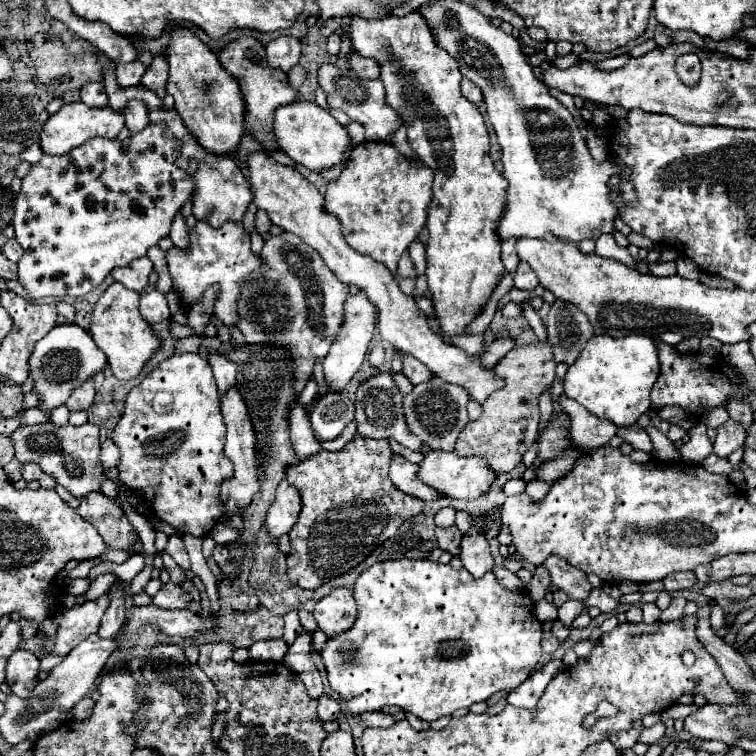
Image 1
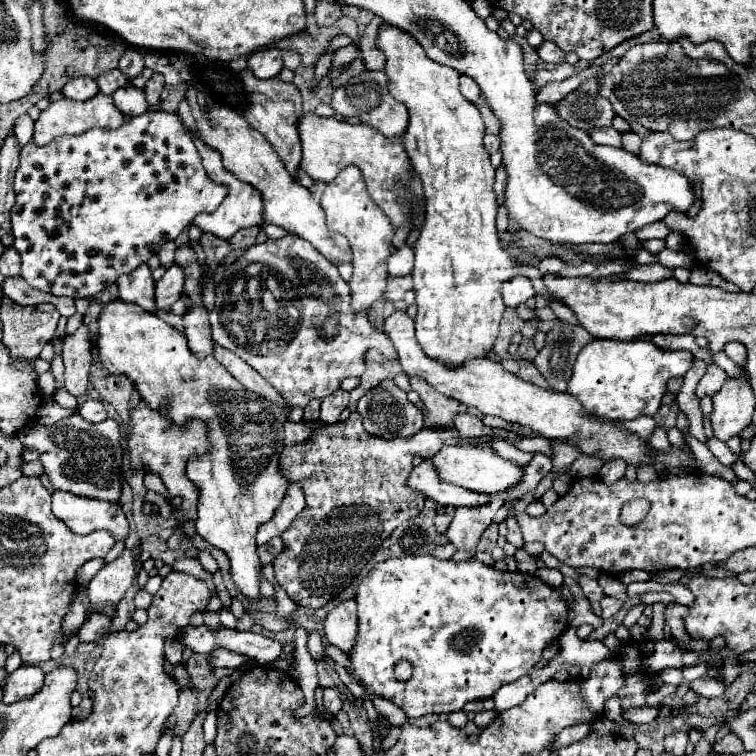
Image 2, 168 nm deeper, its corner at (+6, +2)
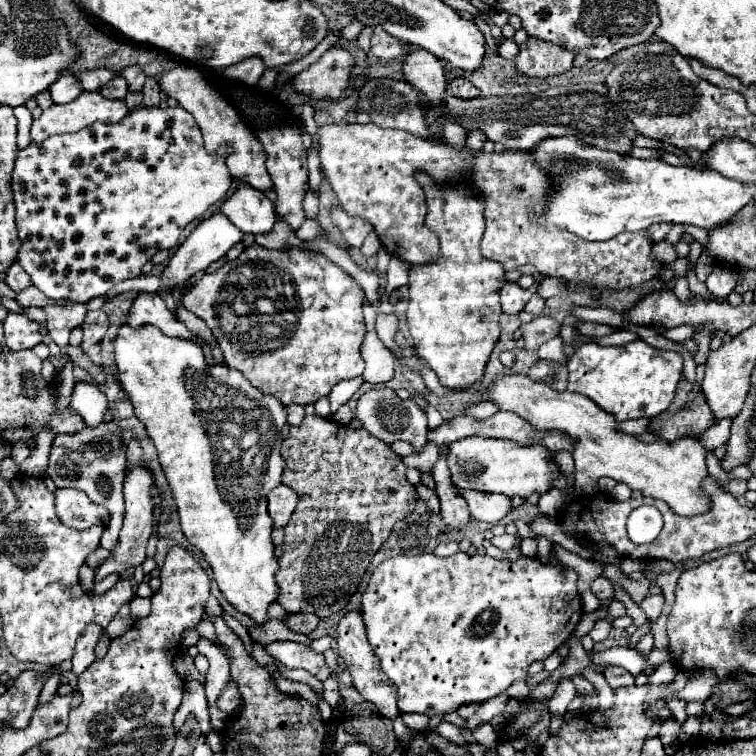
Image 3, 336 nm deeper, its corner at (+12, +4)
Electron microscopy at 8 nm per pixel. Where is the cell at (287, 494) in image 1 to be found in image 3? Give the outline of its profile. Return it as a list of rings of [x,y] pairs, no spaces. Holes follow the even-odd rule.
[[[278,485],[268,493],[266,499],[268,499],[268,513],[274,519],[274,527],[284,527],[298,505],[296,491],[288,485]]]

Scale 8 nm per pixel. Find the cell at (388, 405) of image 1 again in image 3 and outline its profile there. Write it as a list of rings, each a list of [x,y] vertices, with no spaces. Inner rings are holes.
[[[376,387],[366,391],[356,405],[356,421],[376,439],[384,443],[394,443],[394,441],[410,441],[416,451],[422,451],[426,445],[426,433],[428,433],[428,421],[426,413],[412,401],[412,399],[400,399],[396,391],[388,387]]]

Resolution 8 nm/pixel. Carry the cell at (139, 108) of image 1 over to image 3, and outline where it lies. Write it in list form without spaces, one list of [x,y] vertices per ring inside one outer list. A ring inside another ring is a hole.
[[[118,75],[112,83],[104,85],[100,89],[100,93],[106,97],[106,99],[118,99],[118,101],[124,101],[124,97],[128,95],[128,85],[124,83],[124,79]]]

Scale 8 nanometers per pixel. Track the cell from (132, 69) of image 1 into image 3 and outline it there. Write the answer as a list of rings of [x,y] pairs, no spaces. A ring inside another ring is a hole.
[[[94,69],[94,71],[84,71],[78,79],[80,79],[84,91],[98,91],[102,85],[110,83],[114,77],[116,77],[116,73],[110,69]]]

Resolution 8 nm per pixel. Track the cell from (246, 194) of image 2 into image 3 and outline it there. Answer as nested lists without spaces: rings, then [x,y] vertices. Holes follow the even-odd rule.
[[[240,183],[236,191],[220,205],[220,211],[244,233],[268,233],[274,225],[274,205],[264,195],[246,183]]]

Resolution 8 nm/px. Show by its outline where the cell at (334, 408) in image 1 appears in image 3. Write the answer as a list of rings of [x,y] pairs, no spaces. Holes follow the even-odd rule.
[[[356,377],[356,379],[350,379],[350,381],[340,381],[340,383],[330,391],[330,395],[328,395],[328,399],[330,399],[330,409],[336,411],[340,405],[348,403],[362,383],[364,383],[362,377]]]

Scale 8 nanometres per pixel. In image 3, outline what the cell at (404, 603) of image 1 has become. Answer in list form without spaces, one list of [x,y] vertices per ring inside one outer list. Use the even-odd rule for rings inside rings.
[[[462,551],[450,555],[450,557],[438,557],[432,553],[420,553],[420,555],[398,555],[392,559],[384,559],[372,573],[370,583],[366,591],[362,593],[362,619],[366,625],[368,643],[374,651],[374,655],[380,659],[382,671],[388,675],[388,679],[398,689],[398,709],[402,713],[424,713],[424,715],[446,715],[454,713],[464,703],[482,703],[490,697],[496,697],[498,693],[506,691],[514,681],[526,679],[528,667],[534,661],[544,661],[554,649],[558,649],[562,643],[566,643],[578,625],[582,615],[582,601],[576,591],[576,573],[572,569],[564,571],[564,565],[548,563],[542,565],[538,557],[520,557],[518,561],[510,563],[506,559],[492,559],[490,555],[466,555]]]

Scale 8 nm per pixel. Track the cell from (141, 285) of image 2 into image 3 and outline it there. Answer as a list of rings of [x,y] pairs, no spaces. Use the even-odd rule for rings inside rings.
[[[138,293],[132,299],[130,311],[128,311],[128,325],[140,327],[144,323],[158,327],[162,333],[170,337],[180,337],[180,339],[196,337],[174,317],[174,313],[166,307],[164,299],[158,293]]]

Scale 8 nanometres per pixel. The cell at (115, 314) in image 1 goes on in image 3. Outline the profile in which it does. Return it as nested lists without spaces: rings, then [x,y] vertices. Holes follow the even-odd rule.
[[[120,325],[114,339],[114,357],[118,379],[134,405],[134,413],[146,425],[158,449],[158,459],[170,483],[186,539],[204,553],[228,603],[252,617],[258,625],[266,623],[266,609],[278,597],[274,581],[278,563],[270,537],[272,519],[268,515],[266,495],[272,487],[282,483],[282,473],[286,469],[284,457],[280,455],[286,405],[274,395],[264,395],[260,389],[252,387],[240,371],[226,365],[210,367],[200,345],[188,339],[168,337],[150,325],[136,329]]]

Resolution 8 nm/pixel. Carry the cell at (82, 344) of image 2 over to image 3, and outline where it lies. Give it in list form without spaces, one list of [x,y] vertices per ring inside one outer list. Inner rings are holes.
[[[100,309],[100,311],[88,311],[86,313],[86,319],[82,323],[82,331],[84,331],[84,339],[82,339],[82,345],[80,349],[86,353],[92,345],[100,343],[100,339],[104,337],[106,333],[106,327],[108,327],[108,317],[106,313]]]

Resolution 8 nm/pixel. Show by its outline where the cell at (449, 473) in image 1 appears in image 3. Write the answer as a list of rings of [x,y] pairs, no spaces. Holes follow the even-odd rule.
[[[460,439],[448,445],[446,463],[452,473],[452,483],[460,489],[476,489],[484,493],[502,493],[502,495],[518,495],[528,497],[534,491],[544,493],[552,487],[552,479],[558,473],[558,465],[554,455],[542,445],[520,447],[508,439]]]

